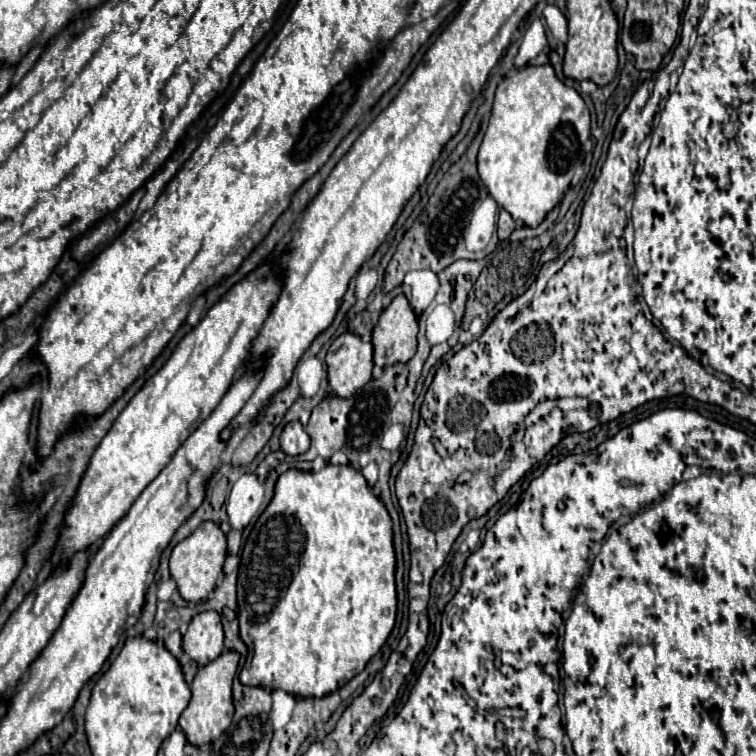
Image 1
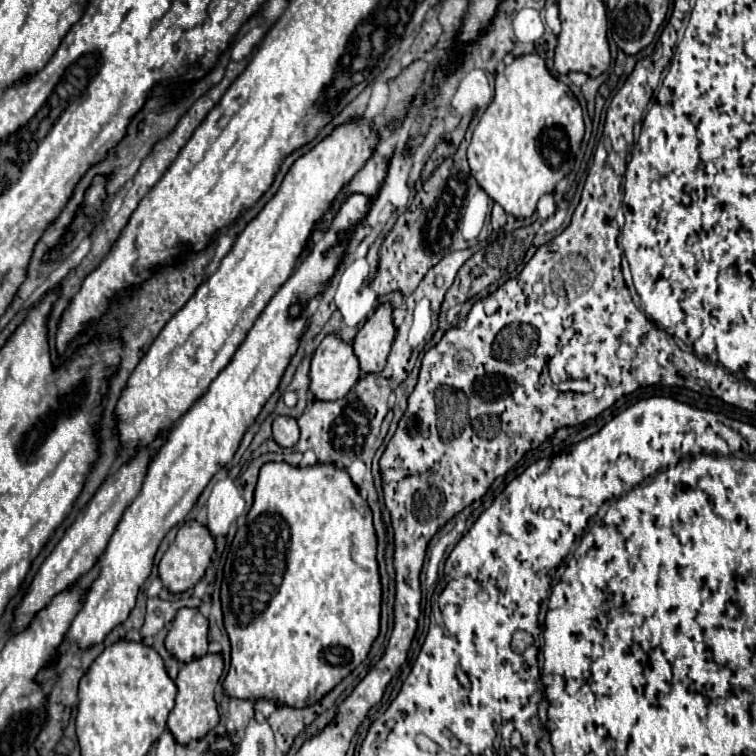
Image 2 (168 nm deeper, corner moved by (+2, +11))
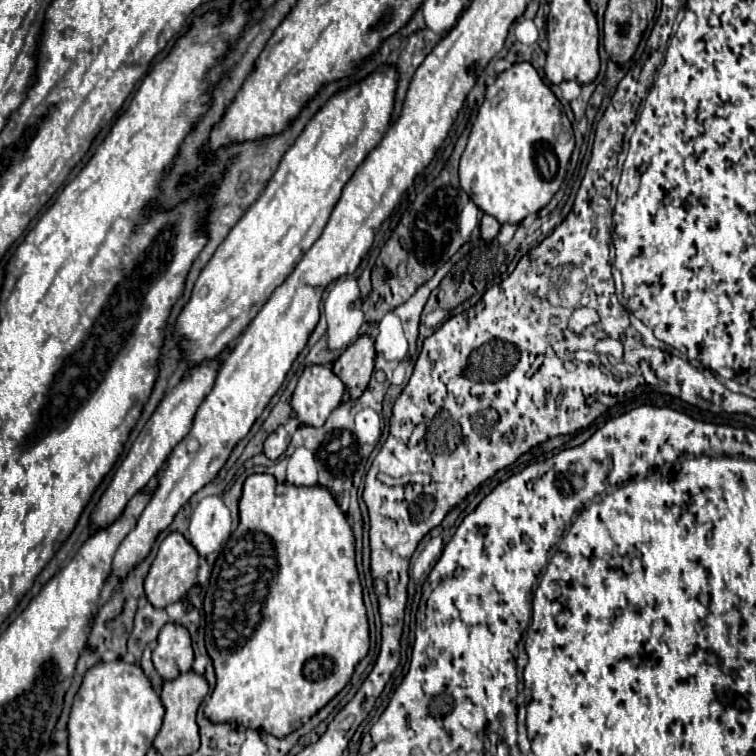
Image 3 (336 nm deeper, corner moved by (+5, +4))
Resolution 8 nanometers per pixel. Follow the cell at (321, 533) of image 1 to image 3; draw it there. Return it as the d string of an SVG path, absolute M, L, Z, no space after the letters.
M251 474L243 484L243 496L239 500L239 526L229 536L225 548L217 556L213 566L209 586L205 592L203 602L203 616L205 616L205 644L207 652L213 658L217 686L205 704L205 716L211 722L233 722L247 728L257 728L261 732L269 732L277 738L287 736L289 732L301 728L317 710L321 710L343 686L351 680L355 666L367 656L369 652L369 622L367 610L363 602L363 588L359 582L357 562L355 562L355 534L353 528L341 510L335 496L315 484L315 486L293 486L293 484L279 484L271 474Z

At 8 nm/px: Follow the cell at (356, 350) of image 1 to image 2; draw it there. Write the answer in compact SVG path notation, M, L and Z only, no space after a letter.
M328 335L314 351L310 363L310 391L316 401L342 399L358 381L358 373L360 369L352 343Z

